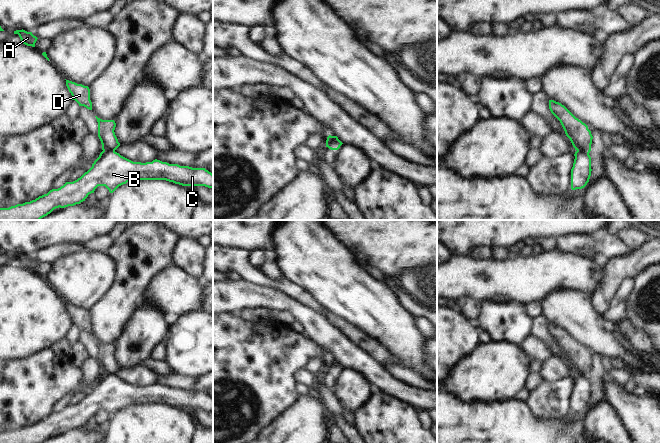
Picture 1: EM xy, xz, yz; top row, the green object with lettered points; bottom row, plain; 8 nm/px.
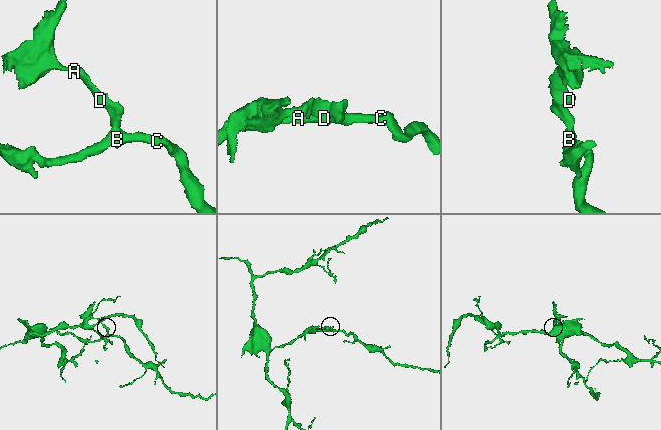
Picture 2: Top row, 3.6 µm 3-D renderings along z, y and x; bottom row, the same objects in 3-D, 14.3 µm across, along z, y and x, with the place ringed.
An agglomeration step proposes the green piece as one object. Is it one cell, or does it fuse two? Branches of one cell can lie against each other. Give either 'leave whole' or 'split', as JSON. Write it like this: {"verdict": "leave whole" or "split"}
{"verdict": "split"}

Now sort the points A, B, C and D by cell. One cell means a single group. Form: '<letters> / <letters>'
A D / B C

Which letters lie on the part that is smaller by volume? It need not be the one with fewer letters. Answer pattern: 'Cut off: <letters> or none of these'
Cut off: A, D

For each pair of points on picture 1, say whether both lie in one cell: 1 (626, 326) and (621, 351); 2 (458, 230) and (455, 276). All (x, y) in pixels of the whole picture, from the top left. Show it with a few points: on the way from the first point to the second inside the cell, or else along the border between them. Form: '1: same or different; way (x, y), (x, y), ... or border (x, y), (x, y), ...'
1: different; border (616, 334), (626, 346), (641, 355)
2: different; border (452, 255), (468, 256)

